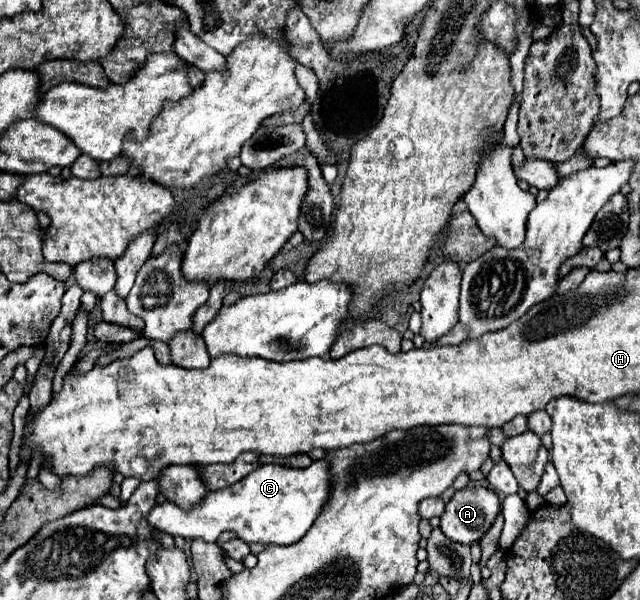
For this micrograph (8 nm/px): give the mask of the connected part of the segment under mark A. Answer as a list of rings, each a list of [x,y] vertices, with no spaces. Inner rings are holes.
[[[466,487],[446,503],[440,529],[450,541],[472,545],[492,527],[500,511],[498,493],[486,487]]]

